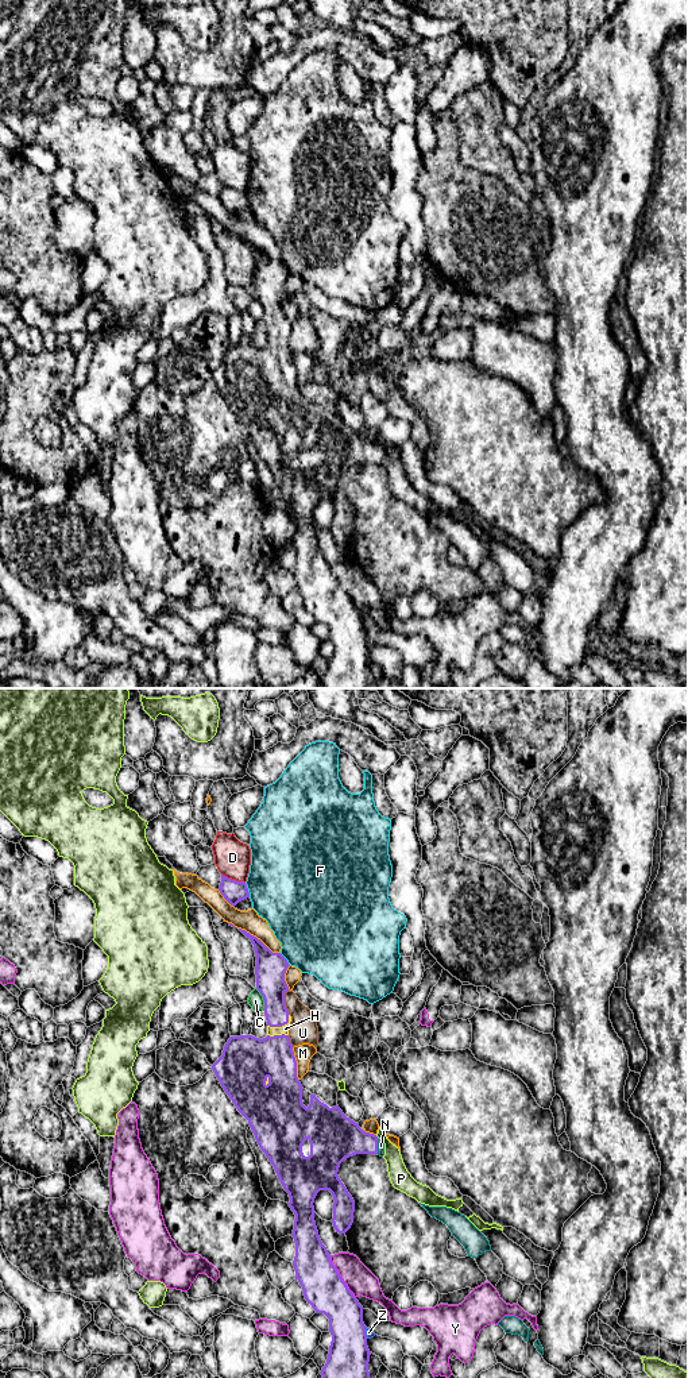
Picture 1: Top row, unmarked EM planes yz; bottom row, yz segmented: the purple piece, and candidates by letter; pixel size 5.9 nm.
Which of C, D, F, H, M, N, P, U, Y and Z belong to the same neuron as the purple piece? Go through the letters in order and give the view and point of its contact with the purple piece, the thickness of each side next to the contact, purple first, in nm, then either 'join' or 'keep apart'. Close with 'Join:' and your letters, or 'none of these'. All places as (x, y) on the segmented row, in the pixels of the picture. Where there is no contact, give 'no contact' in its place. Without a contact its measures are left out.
C: yz (263, 999) | 180/90 nm | keep apart
D: yz (234, 880) | 130/220 nm | keep apart
F: yz (247, 890) | 130/480 nm | keep apart
H: yz (282, 1025) | 170/60 nm | join
M: yz (296, 1064) | 260/110 nm | keep apart
N: yz (377, 1146) | 280/50 nm | join
P: yz (377, 1137) | 280/110 nm | keep apart
U: yz (283, 1002) | 180/160 nm | keep apart
Y: yz (340, 1277) | 240/170 nm | keep apart
Z: yz (364, 1332) | 240/50 nm | keep apart
Join: H, N

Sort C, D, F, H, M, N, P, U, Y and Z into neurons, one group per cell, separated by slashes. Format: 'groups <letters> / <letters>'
groups C / D / F / H N / M / P / U / Y / Z

